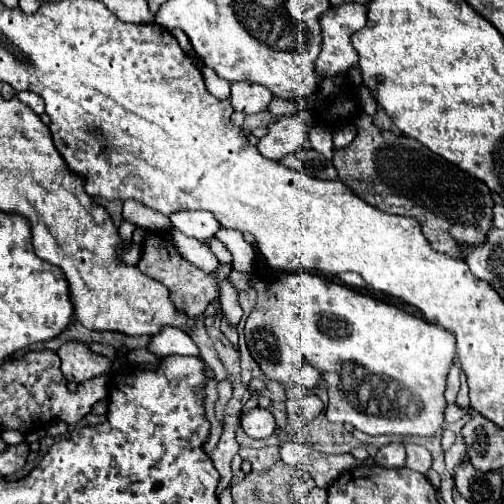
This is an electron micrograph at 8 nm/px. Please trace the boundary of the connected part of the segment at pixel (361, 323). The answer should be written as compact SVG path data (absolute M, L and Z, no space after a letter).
M309 272L287 274L279 282L271 284L269 292L273 298L295 306L295 314L299 316L297 340L301 352L309 364L313 362L313 368L319 364L317 370L327 382L329 406L325 410L325 416L329 422L353 424L357 430L371 436L433 436L441 428L443 410L447 406L443 398L445 380L455 356L455 340L449 332L391 304L375 300L367 294L359 294L343 284Z

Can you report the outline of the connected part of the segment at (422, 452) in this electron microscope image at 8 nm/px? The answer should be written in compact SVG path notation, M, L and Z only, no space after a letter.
M407 446L407 468L421 472L423 476L431 470L431 454L423 446Z

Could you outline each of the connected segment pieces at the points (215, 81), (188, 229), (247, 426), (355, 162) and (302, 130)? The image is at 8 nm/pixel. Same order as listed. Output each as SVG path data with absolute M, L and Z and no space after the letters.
M203 66L201 72L203 72L203 78L205 78L205 86L207 86L207 90L209 90L213 96L217 96L217 98L221 98L221 100L229 98L229 88L231 88L231 84L229 84L227 80L219 78L219 76L213 72L213 68L209 68L209 66Z
M201 210L201 212L175 212L173 216L169 216L169 220L177 230L181 230L183 234L197 238L197 240L209 240L221 228L217 218L205 210Z
M255 408L255 410L251 410L249 414L243 414L243 416L241 416L241 428L243 428L251 438L261 440L275 434L277 422L275 422L275 416L273 416L269 410Z
M369 116L359 118L359 130L353 144L335 150L333 164L339 180L343 180L359 198L387 214L417 218L433 250L451 258L465 260L463 248L485 244L487 234L493 228L493 198L491 190L481 180L455 168L441 156L433 156L433 152L413 138L379 130Z
M297 114L277 118L267 130L269 132L257 144L257 150L271 160L281 160L287 154L297 152L309 136L309 126Z

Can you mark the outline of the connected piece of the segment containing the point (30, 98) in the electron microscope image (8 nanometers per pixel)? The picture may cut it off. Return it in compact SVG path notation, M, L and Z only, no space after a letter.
M19 92L17 98L19 98L23 104L27 104L37 116L41 116L41 114L45 112L45 104L43 104L41 96L37 96L35 92Z

